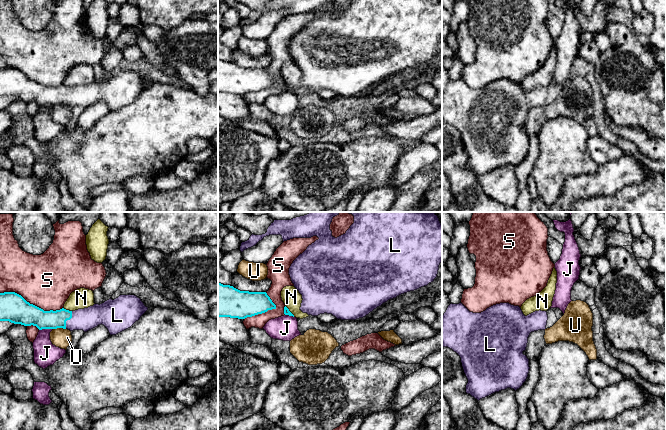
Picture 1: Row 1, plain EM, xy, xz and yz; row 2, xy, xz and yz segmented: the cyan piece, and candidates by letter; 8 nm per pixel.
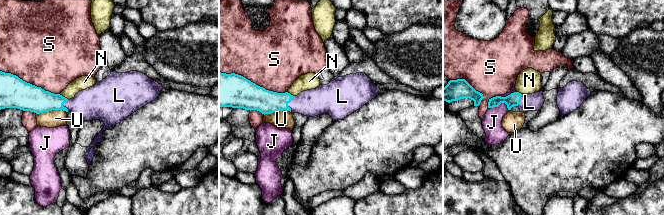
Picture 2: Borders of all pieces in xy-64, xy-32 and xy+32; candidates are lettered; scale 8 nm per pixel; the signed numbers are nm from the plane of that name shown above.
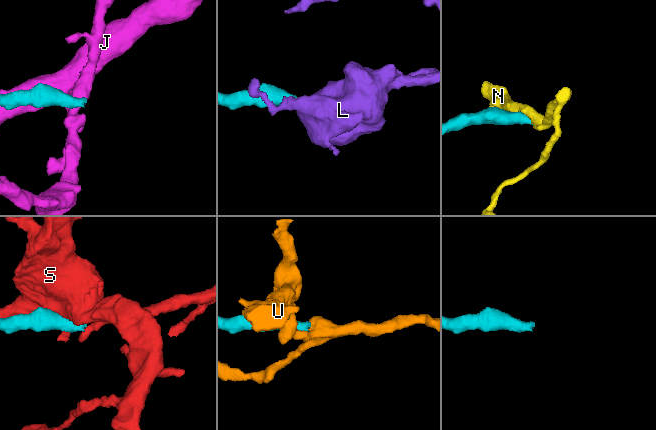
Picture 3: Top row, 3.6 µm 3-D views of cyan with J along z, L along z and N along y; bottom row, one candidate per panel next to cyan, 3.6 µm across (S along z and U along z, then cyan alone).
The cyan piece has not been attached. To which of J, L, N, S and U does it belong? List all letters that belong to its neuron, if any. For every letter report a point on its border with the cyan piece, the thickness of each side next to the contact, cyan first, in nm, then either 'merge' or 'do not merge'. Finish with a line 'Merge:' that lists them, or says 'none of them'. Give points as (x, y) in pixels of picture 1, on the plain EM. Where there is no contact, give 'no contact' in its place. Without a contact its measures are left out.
J: contact xy (45, 104); calibres 200 and 190 nm; do not merge
L: contact xy (68, 95); calibres 150 and 180 nm; merge
N: contact xy (67, 86); calibres 150 and 160 nm; do not merge
S: contact xy (31, 80); calibres 220 and 440 nm; do not merge
U: contact xy (59, 103); calibres 160 and 150 nm; do not merge
Merge: L

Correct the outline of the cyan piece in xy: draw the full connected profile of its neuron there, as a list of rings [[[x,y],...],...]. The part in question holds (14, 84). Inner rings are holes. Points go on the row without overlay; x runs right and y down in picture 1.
[[[15,68],[0,69],[0,97],[33,101],[39,106],[63,104],[87,108],[102,100],[110,111],[116,111],[130,104],[147,86],[140,74],[130,70],[75,87],[64,84],[44,87]]]

